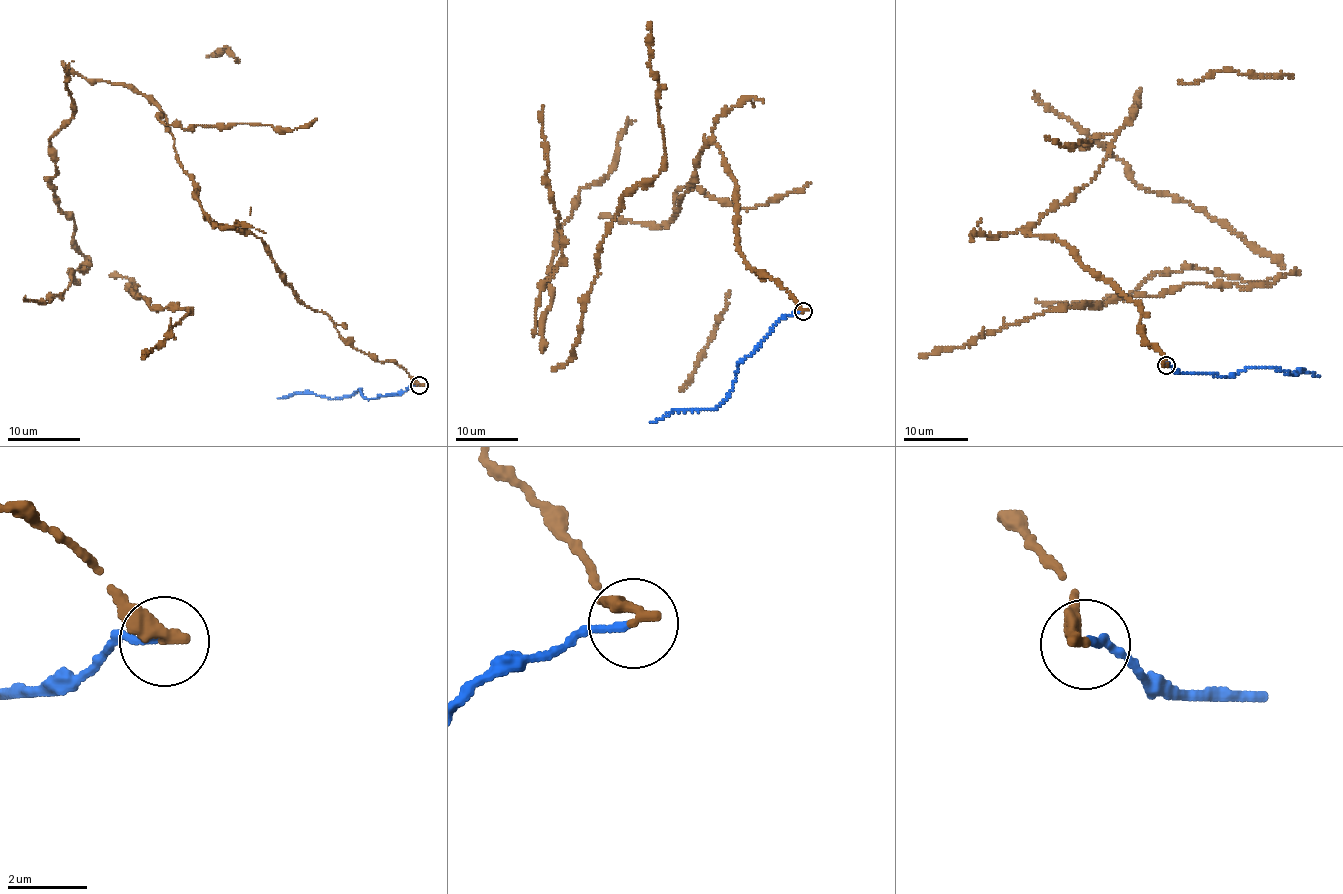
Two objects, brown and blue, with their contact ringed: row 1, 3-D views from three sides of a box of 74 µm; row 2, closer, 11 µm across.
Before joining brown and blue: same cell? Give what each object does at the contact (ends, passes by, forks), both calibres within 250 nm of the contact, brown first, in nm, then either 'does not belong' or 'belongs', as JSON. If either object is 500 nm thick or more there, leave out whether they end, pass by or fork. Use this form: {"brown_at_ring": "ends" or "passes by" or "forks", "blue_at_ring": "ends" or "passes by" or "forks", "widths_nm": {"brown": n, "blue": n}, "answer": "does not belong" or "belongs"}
{"brown_at_ring": "ends", "blue_at_ring": "ends", "widths_nm": {"brown": 360, "blue": 190}, "answer": "does not belong"}

